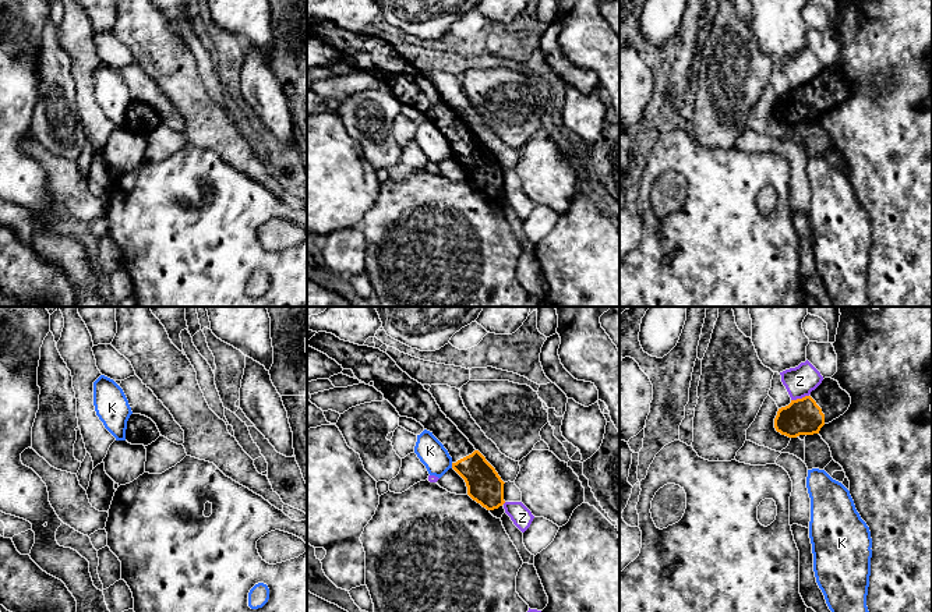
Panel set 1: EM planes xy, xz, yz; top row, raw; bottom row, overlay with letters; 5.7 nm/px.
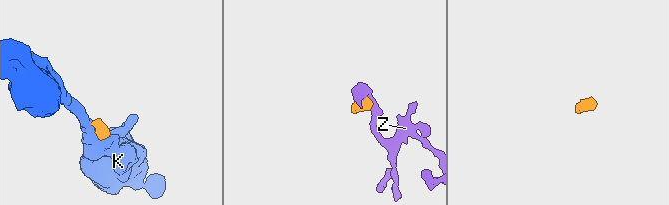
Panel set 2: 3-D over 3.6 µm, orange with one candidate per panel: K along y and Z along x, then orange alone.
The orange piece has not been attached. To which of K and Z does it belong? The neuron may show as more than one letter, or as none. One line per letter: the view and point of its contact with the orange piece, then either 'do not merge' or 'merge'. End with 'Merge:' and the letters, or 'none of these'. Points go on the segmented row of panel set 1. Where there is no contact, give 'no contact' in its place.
K: xz (452, 466) | do not merge
Z: yz (800, 399) | do not merge
Merge: none of these

